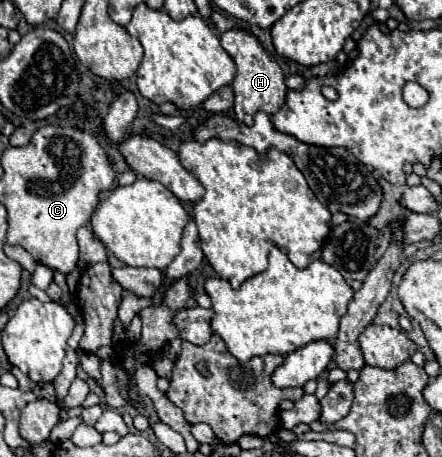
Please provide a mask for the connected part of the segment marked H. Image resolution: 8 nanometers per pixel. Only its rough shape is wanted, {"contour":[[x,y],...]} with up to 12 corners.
{"contour":[[245,29],[221,35],[233,57],[235,117],[285,103],[285,75]]}

